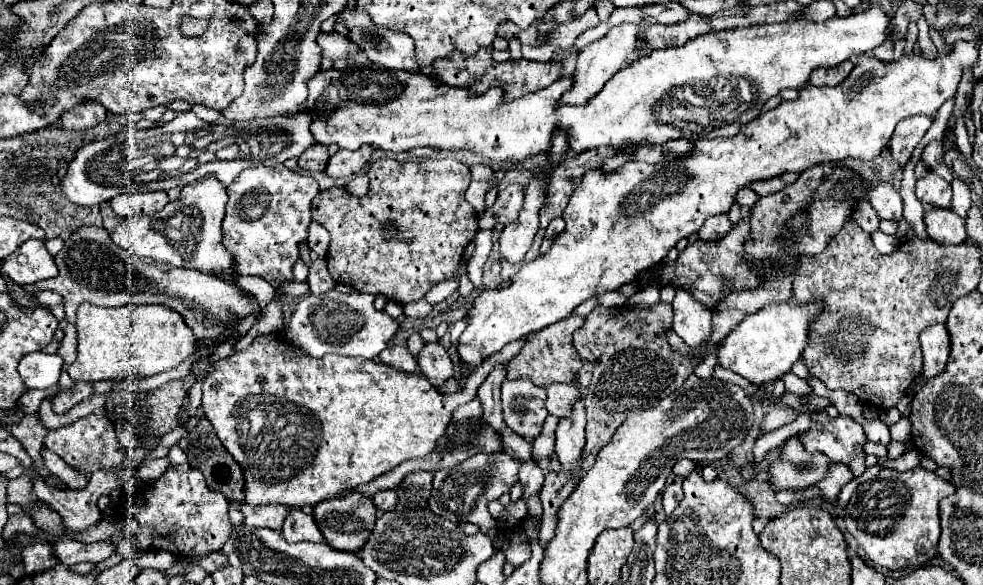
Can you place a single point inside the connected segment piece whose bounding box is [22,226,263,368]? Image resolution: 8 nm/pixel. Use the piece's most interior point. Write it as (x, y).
(92, 269)

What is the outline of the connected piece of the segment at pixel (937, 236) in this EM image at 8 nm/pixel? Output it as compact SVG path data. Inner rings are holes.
M941 208L925 210L925 226L927 234L937 244L957 244L967 240L965 220L951 210L941 210Z

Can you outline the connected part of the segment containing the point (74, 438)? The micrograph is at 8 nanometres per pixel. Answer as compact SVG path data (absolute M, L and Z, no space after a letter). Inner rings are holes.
M89 414L89 416L79 418L77 422L69 424L69 426L49 430L47 436L45 436L45 446L49 450L53 450L55 454L59 454L69 466L73 466L73 468L87 468L89 472L121 466L125 456L127 456L127 452L119 446L119 440L117 440L113 424L105 416L99 416L99 414ZM101 458L103 458L103 464L99 464Z

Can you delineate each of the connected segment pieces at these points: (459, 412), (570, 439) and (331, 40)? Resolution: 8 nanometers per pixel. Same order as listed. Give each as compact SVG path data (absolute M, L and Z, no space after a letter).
M477 400L467 402L465 406L459 406L453 410L453 420L463 420L463 418L479 418L481 416L481 404Z
M577 400L573 416L561 420L555 430L555 454L565 472L581 470L581 454L585 446L585 408L583 400Z
M335 32L329 34L319 34L317 36L317 44L323 50L323 58L331 58L331 60L339 60L339 58L351 58L353 54L359 54L363 50L359 50L359 46L355 46L353 42L349 42L345 36L339 36Z

